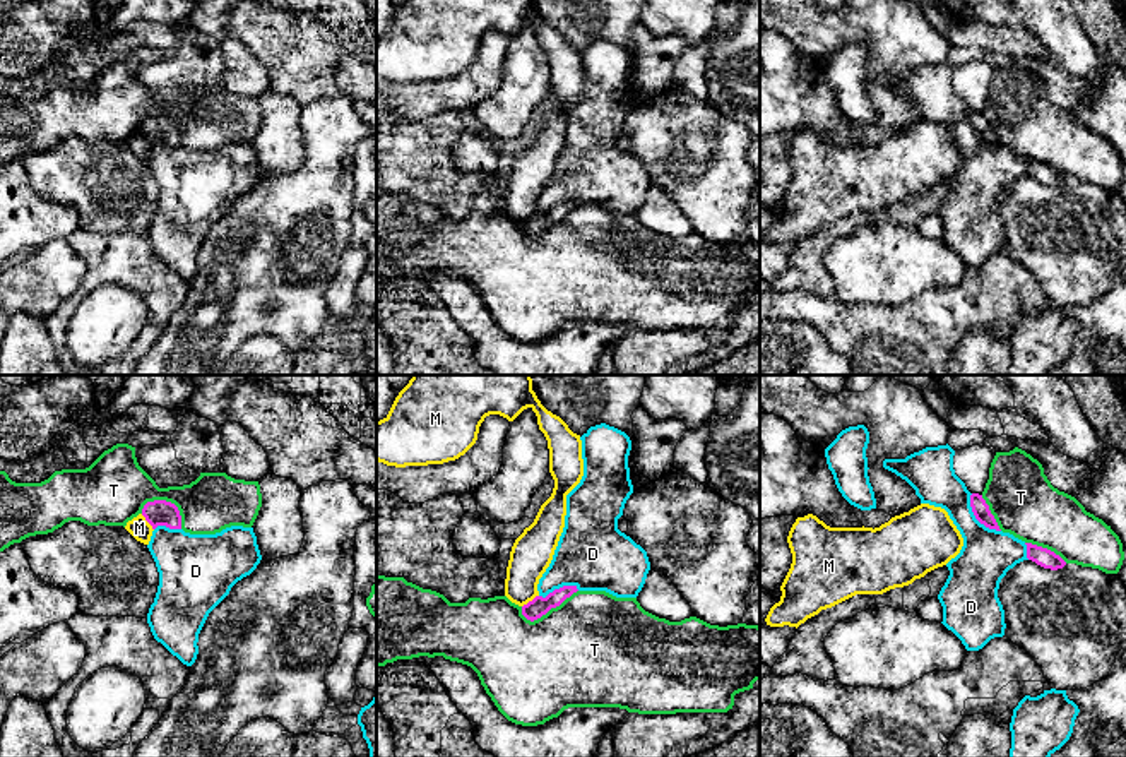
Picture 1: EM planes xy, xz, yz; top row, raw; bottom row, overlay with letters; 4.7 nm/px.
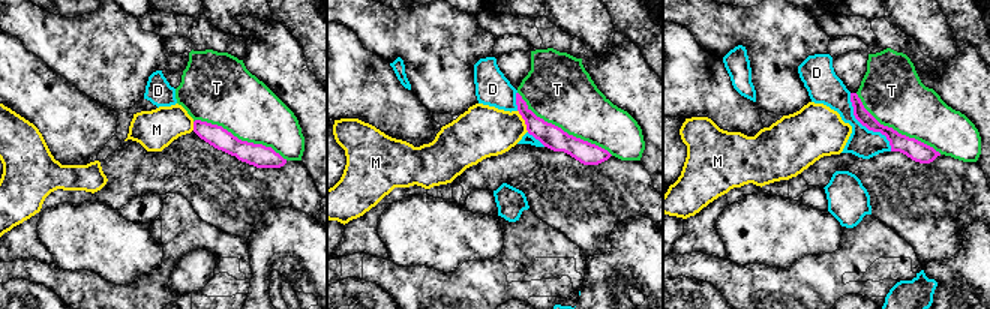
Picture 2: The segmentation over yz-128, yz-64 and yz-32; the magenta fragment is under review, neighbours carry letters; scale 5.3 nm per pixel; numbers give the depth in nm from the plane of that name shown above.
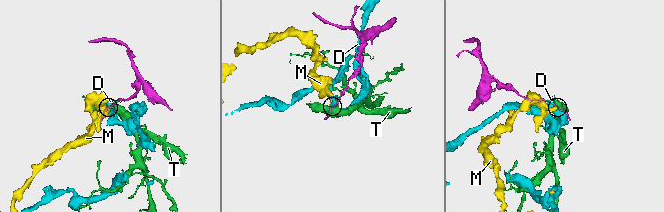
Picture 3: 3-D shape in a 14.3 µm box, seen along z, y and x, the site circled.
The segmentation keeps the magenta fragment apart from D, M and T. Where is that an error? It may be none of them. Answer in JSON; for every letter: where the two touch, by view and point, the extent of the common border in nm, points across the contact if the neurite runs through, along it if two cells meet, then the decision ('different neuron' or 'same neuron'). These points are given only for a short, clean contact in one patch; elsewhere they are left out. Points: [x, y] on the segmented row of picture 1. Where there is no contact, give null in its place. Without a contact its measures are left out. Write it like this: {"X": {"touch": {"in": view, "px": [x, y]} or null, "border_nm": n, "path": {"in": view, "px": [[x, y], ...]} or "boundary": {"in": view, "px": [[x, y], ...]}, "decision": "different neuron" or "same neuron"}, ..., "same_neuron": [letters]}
{"D": {"touch": {"in": "yz", "px": [976, 518]}, "border_nm": 240, "decision": "different neuron"}, "M": {"touch": {"in": "xz", "px": [529, 602]}, "border_nm": 100, "boundary": {"in": "xz", "px": [[538, 595], [522, 607]]}, "decision": "different neuron"}, "T": {"touch": {"in": "xz", "px": [548, 610]}, "border_nm": 300, "decision": "different neuron"}, "same_neuron": []}

